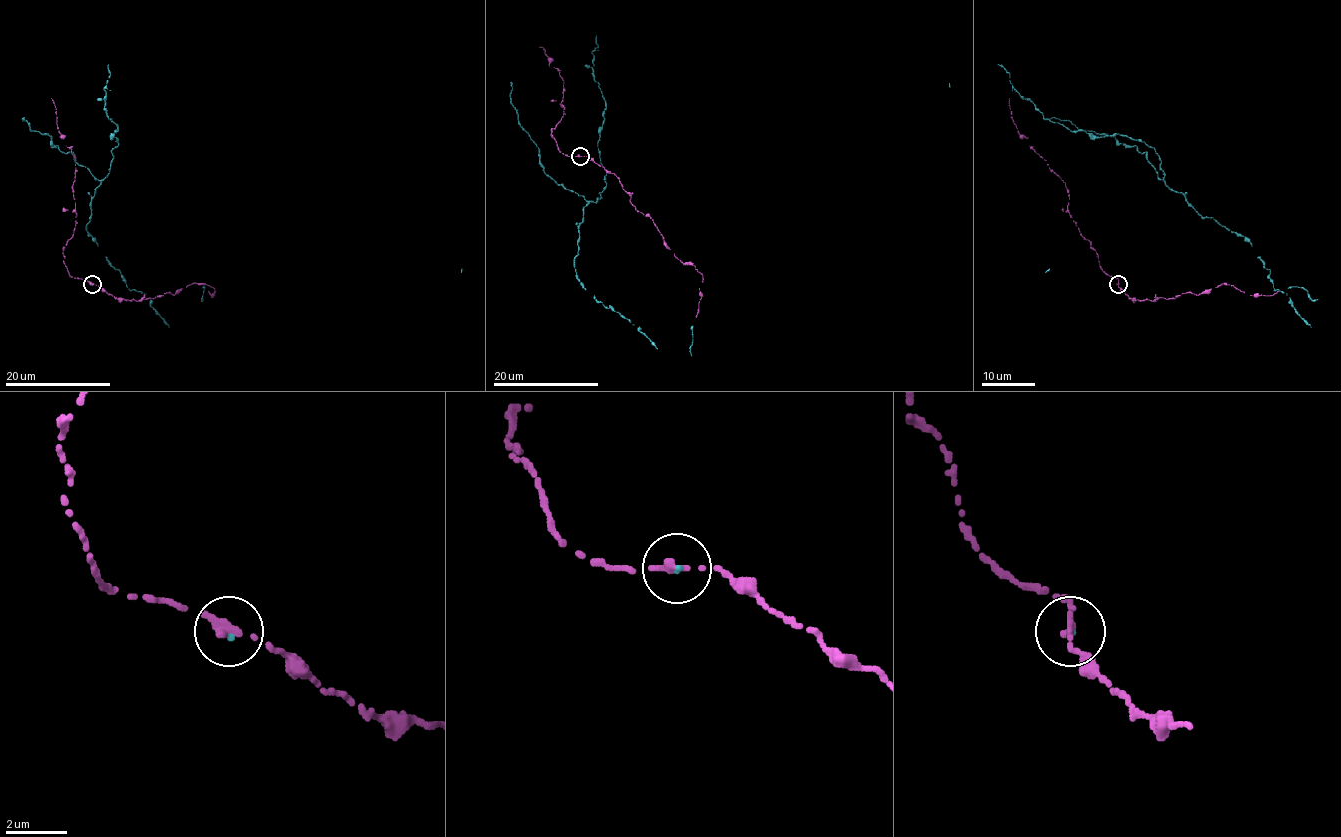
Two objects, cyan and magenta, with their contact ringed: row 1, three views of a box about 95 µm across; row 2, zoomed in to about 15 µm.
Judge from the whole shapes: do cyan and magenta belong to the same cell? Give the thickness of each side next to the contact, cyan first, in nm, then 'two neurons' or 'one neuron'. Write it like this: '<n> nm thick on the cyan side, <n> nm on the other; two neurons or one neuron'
110 nm thick on the cyan side, 320 nm on the other; one neuron

